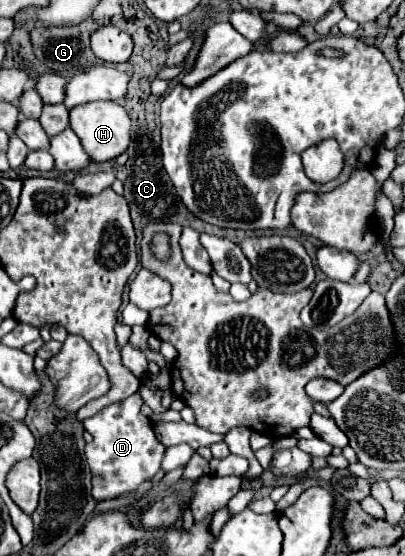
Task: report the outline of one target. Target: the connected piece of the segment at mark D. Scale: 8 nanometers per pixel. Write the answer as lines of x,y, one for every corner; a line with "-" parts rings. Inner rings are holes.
138,393
128,399
104,407
100,413
84,421
84,429
94,437
92,443
86,445
86,459
92,469
92,495
94,499
114,499
122,493
134,491
142,481
154,477
160,471
160,463
164,457
164,445
158,443
152,423
148,417
140,413
142,397

